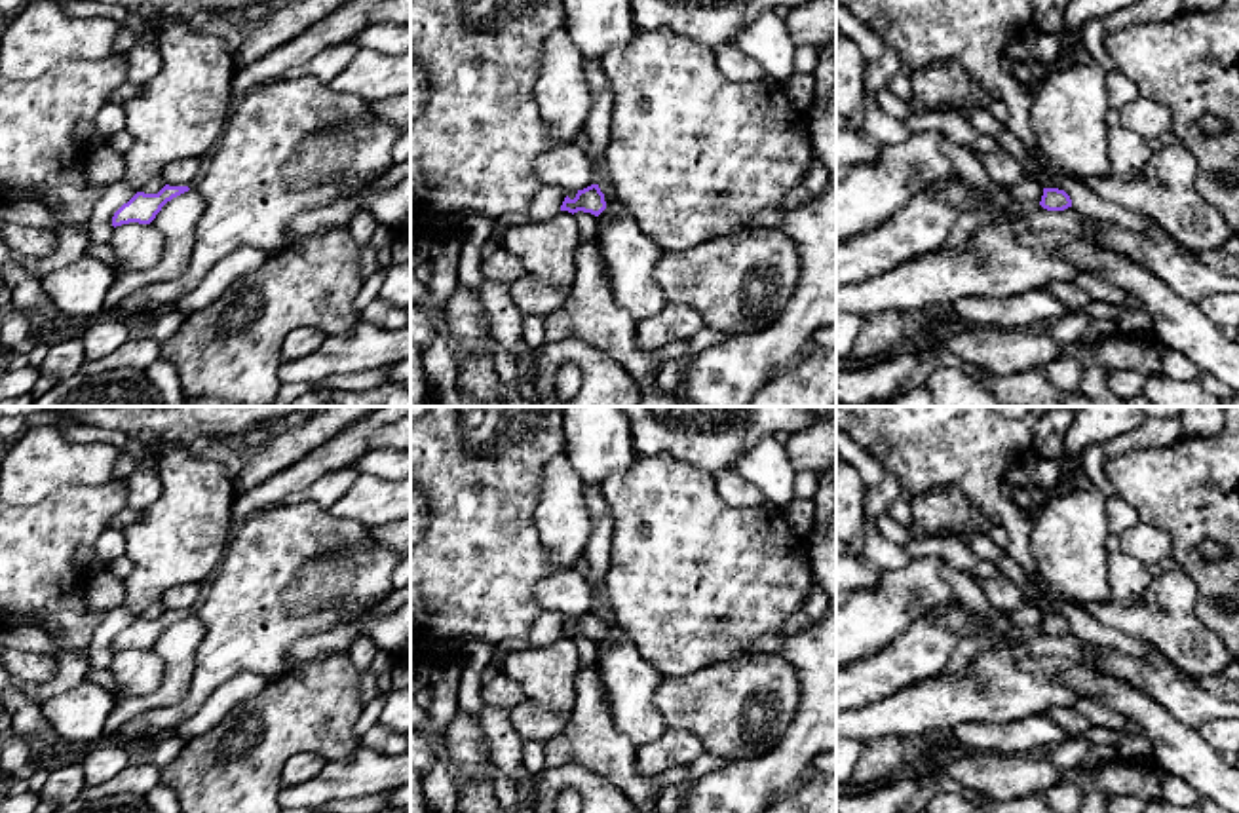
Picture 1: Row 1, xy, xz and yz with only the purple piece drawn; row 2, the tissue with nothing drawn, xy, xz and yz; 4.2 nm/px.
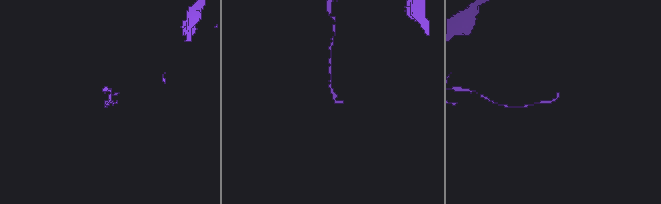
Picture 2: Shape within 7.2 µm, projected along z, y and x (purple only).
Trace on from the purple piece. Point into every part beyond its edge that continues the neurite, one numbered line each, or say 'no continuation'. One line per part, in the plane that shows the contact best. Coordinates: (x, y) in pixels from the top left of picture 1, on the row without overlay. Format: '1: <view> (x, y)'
no continuation

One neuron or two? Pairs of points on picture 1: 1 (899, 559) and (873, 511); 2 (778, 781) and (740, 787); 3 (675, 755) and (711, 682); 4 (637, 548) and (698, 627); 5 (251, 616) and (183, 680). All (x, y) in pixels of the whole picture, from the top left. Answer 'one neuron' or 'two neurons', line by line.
1: one neuron
2: one neuron
3: two neurons
4: one neuron
5: two neurons

